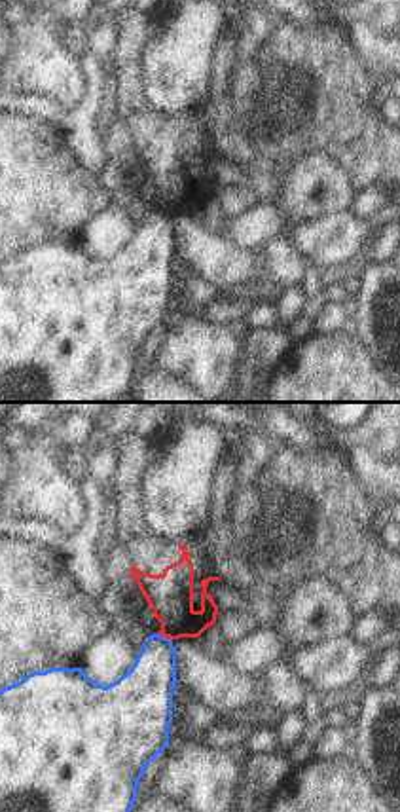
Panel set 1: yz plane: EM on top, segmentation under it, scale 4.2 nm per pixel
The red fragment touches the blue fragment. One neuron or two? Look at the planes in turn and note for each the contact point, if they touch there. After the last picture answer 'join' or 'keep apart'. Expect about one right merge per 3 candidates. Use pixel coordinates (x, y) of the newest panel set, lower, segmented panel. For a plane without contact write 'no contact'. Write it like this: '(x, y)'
(165, 636)

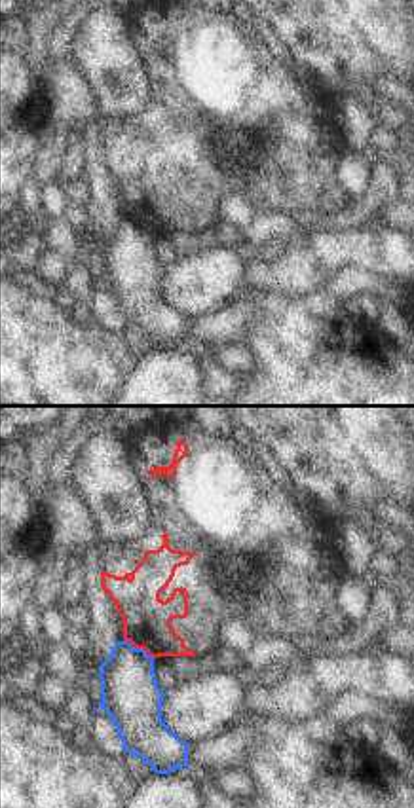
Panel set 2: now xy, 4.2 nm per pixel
(139, 647)

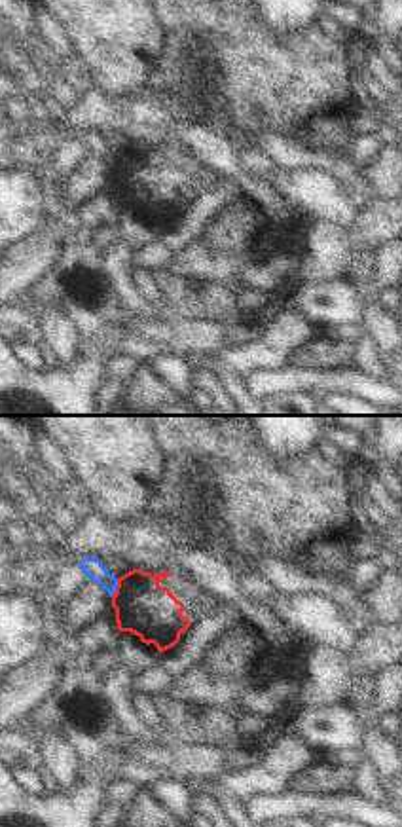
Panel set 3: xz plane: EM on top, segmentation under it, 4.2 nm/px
(116, 588)

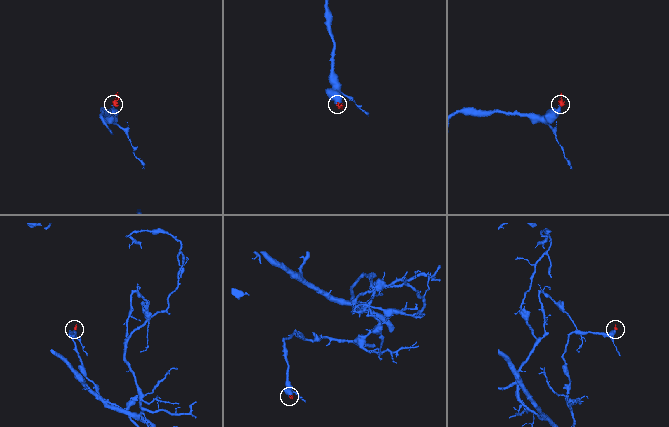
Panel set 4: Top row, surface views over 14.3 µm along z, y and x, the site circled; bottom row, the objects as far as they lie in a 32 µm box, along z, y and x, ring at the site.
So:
keep apart

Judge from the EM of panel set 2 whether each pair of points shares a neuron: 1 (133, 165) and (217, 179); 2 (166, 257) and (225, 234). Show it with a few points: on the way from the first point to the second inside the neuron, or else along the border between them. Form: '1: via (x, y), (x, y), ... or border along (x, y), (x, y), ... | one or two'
1: via (154, 177), (196, 177) | one
2: via (181, 243), (209, 238) | one

